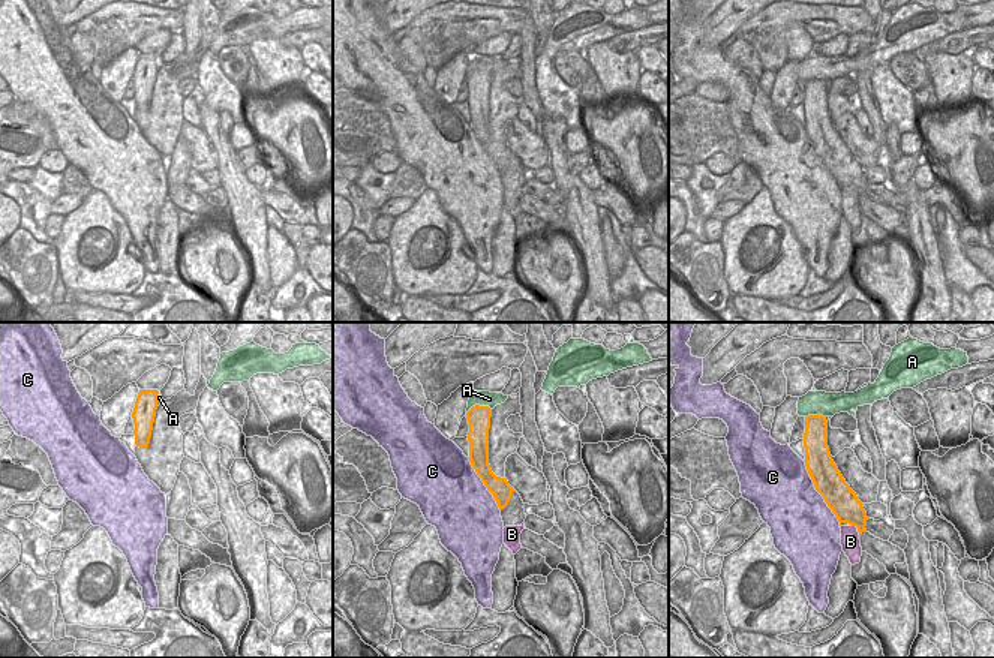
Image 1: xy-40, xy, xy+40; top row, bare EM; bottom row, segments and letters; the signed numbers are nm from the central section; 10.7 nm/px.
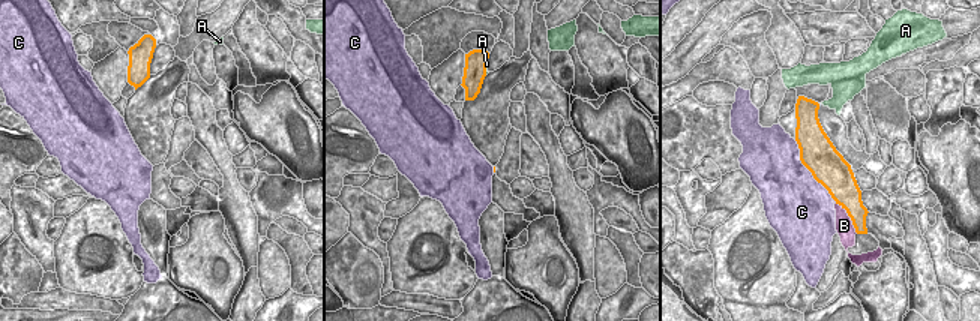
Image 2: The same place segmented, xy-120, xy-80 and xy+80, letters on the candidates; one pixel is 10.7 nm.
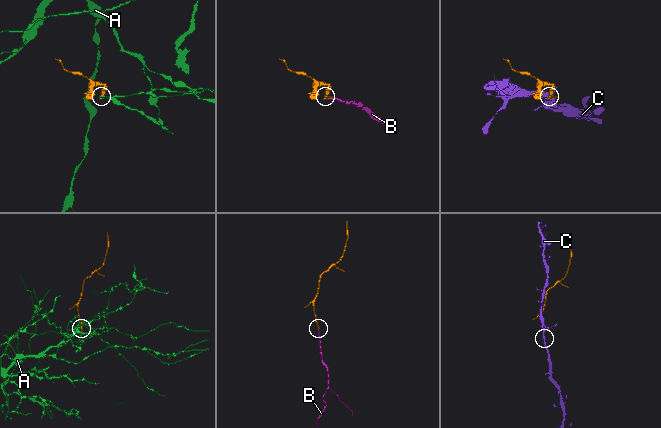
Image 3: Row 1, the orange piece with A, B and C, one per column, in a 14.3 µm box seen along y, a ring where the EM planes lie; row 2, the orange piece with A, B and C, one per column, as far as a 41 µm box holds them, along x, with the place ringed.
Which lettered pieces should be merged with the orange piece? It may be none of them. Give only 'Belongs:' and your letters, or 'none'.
Belongs: B

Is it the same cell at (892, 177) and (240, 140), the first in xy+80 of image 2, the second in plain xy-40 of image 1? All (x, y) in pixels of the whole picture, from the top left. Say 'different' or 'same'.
same

